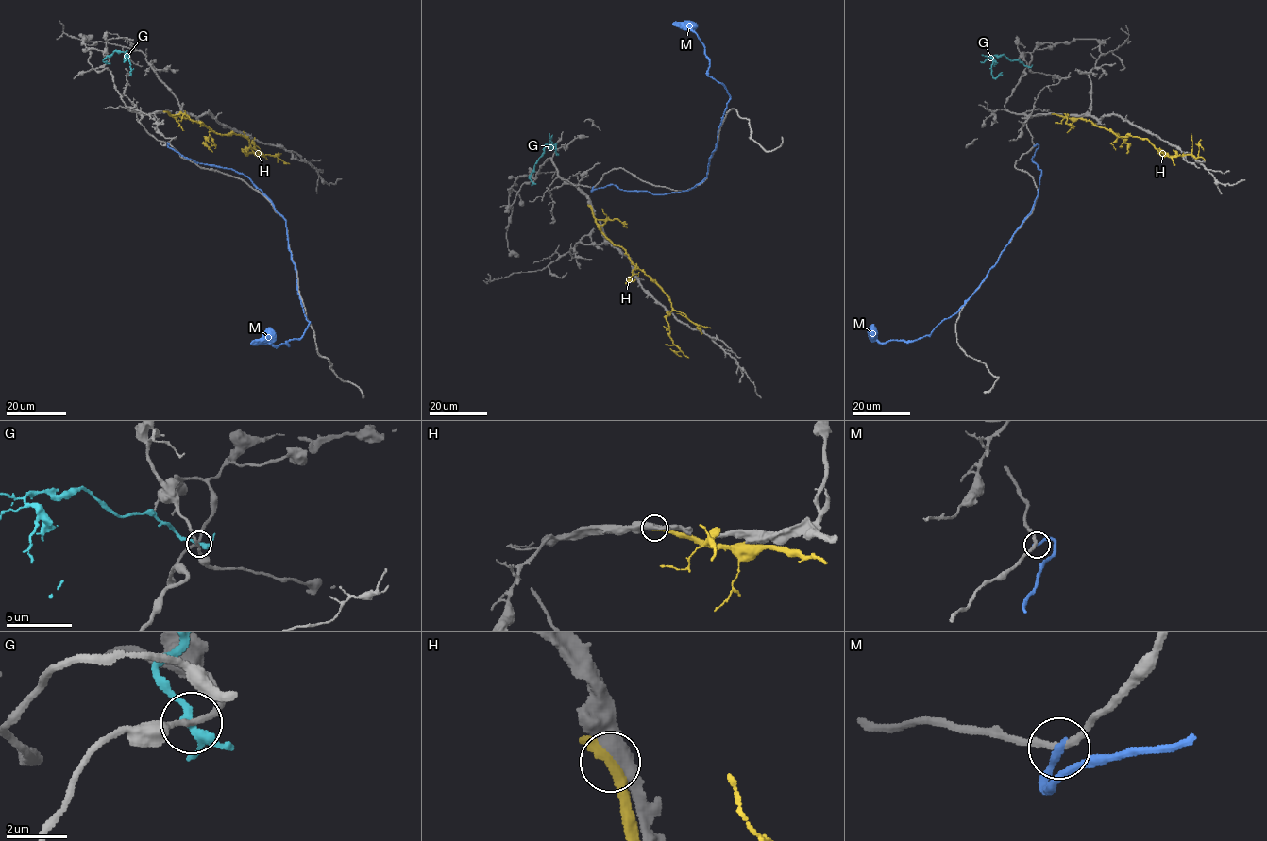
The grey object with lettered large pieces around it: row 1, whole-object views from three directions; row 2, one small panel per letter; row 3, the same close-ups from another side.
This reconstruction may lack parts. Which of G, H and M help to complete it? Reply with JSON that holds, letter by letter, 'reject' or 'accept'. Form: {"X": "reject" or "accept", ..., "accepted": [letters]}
{"G": "reject", "H": "reject", "M": "reject", "accepted": []}

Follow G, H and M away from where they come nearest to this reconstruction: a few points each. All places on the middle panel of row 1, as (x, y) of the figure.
G: (532, 182), (529, 176), (547, 144), (555, 144), (558, 155)
H: (590, 207), (599, 228), (668, 298), (671, 310), (667, 321), (669, 337), (680, 351), (674, 352), (677, 354)
M: (592, 188), (667, 194), (706, 176), (730, 94), (708, 75), (700, 39), (672, 24)

